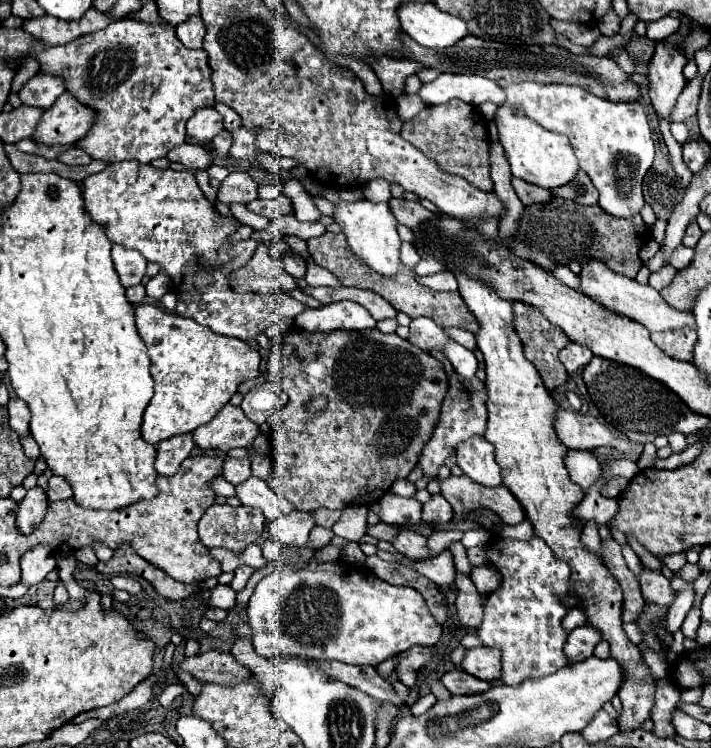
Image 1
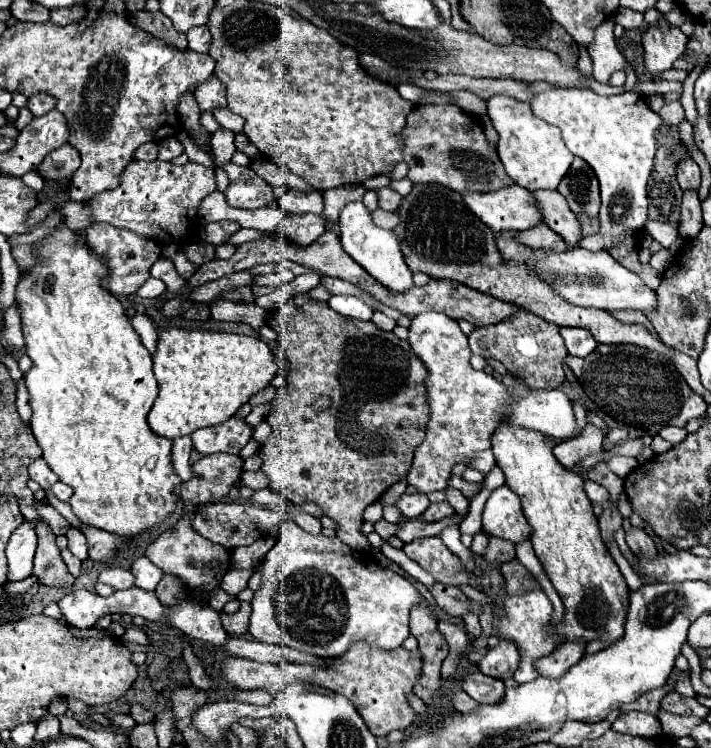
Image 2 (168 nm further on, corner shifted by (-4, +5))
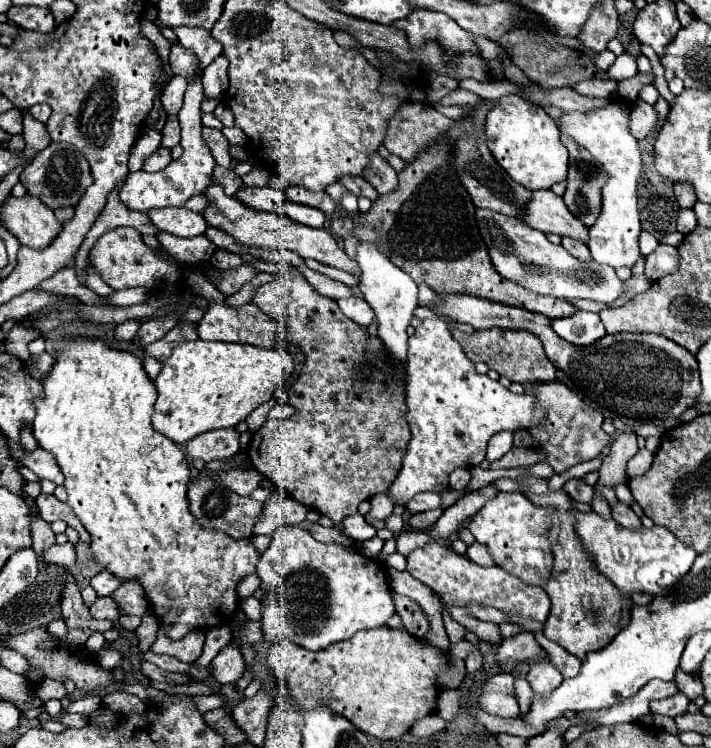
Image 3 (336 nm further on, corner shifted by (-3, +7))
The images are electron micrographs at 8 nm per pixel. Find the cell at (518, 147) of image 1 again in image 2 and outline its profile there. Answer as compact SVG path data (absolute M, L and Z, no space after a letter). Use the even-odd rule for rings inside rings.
M492 96L488 102L488 116L498 132L498 156L508 172L508 176L526 190L556 190L564 174L568 172L574 156L566 148L560 128L552 126L532 114L528 102L520 102L508 96Z

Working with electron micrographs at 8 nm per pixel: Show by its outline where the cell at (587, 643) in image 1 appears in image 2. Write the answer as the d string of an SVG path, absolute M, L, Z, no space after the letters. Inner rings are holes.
M562 642L548 656L542 656L534 662L536 672L544 678L560 678L584 656L584 642Z

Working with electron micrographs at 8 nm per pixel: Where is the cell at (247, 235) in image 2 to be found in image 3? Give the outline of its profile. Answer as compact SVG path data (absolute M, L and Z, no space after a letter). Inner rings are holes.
M159 232L157 240L183 266L197 266L201 262L207 262L217 250L221 250L203 234L195 238L177 238L173 234Z

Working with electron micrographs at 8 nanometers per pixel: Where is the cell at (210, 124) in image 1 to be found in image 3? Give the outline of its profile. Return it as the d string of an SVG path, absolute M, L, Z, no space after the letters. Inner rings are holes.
M219 56L207 68L203 68L203 72L201 72L201 84L203 84L205 98L215 98L215 100L223 98L223 94L229 88L227 66L229 66L227 58Z

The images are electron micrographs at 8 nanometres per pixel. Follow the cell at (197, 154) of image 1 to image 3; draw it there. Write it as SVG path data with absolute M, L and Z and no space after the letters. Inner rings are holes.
M159 148L155 154L151 154L145 164L143 164L143 170L147 172L157 172L157 170L163 170L169 162L171 162L171 150L169 148Z

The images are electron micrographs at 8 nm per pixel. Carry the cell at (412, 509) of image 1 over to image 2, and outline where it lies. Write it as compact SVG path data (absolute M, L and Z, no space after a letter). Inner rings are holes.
M402 494L402 498L398 500L396 508L402 512L402 516L406 518L418 518L420 514L424 514L424 510L430 506L430 500L426 494Z

